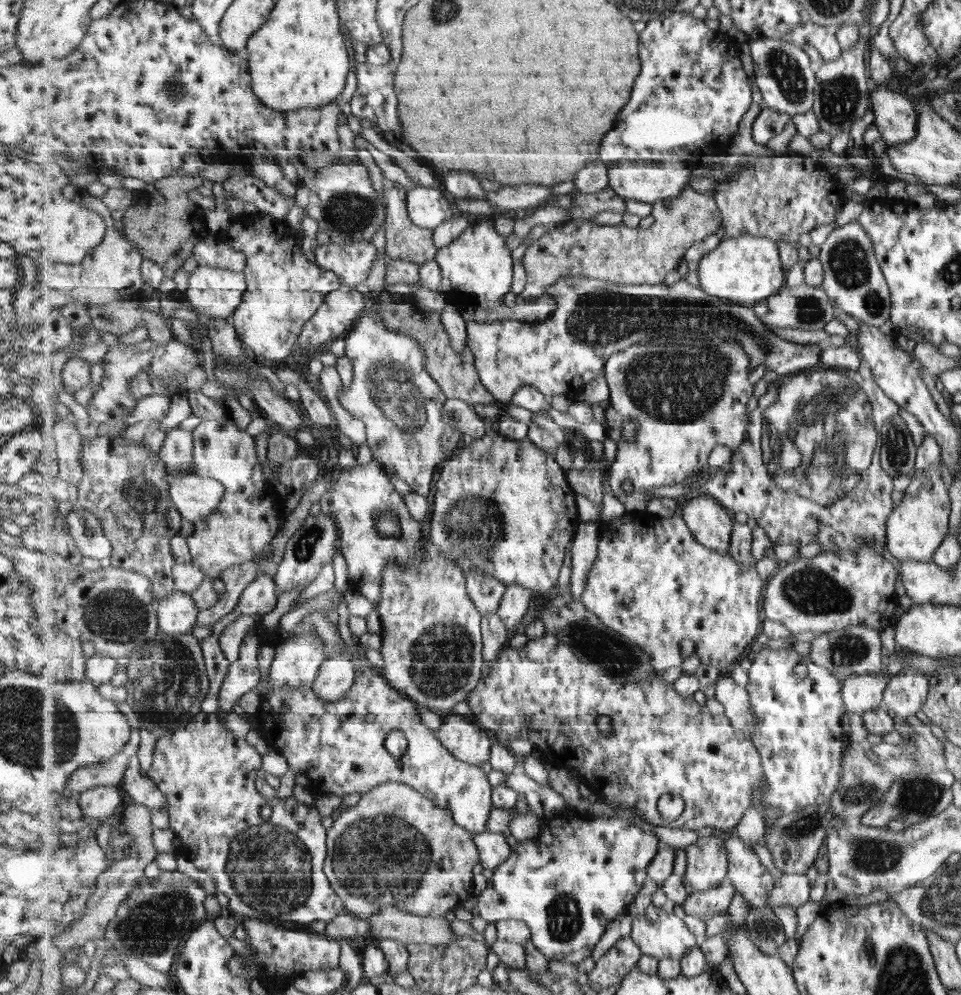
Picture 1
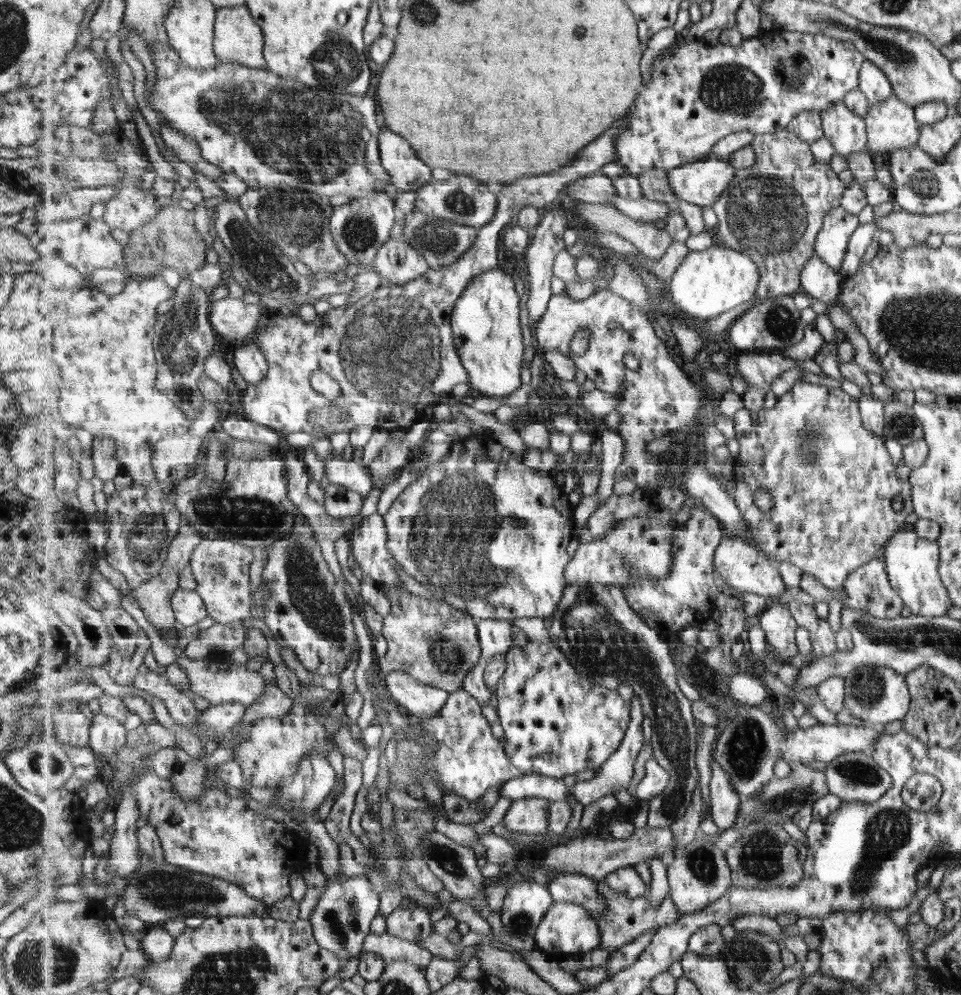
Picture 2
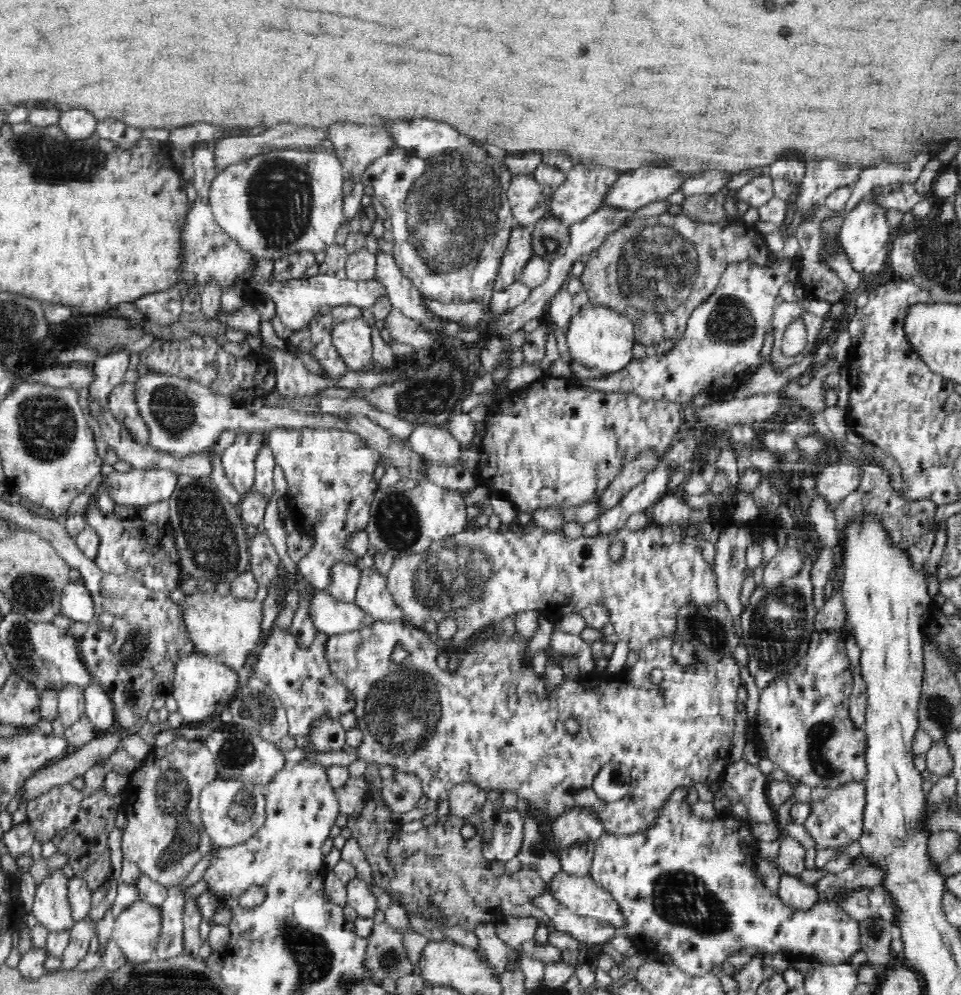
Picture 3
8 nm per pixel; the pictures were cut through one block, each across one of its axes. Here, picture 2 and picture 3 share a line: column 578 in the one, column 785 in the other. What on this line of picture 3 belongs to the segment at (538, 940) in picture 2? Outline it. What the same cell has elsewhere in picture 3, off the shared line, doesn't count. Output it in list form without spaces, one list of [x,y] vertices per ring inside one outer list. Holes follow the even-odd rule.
[[[678,787],[666,798],[666,802],[659,808],[660,812],[656,814],[656,820],[654,820],[652,828],[647,828],[644,832],[634,832],[634,834],[628,834],[628,836],[627,834],[611,834],[606,832],[598,840],[594,841],[593,859],[589,874],[600,888],[608,892],[610,897],[618,903],[618,911],[623,918],[621,928],[624,930],[626,938],[630,938],[637,945],[643,944],[648,946],[648,948],[654,948],[658,952],[668,954],[672,964],[678,970],[697,977],[716,971],[722,962],[726,962],[736,952],[747,952],[750,955],[782,952],[790,954],[794,958],[810,956],[820,963],[828,964],[849,962],[850,958],[861,950],[859,920],[850,917],[840,905],[821,903],[816,904],[810,909],[792,909],[790,906],[783,904],[777,894],[766,888],[762,880],[754,872],[753,859],[757,854],[758,843],[756,843],[757,847],[754,848],[754,842],[746,844],[746,836],[744,836],[744,840],[740,840],[738,838],[737,824],[733,819],[721,820],[720,818],[715,818],[706,820],[695,816],[692,805],[690,806],[690,802],[688,802],[688,794],[690,794],[688,790],[688,787]]]

